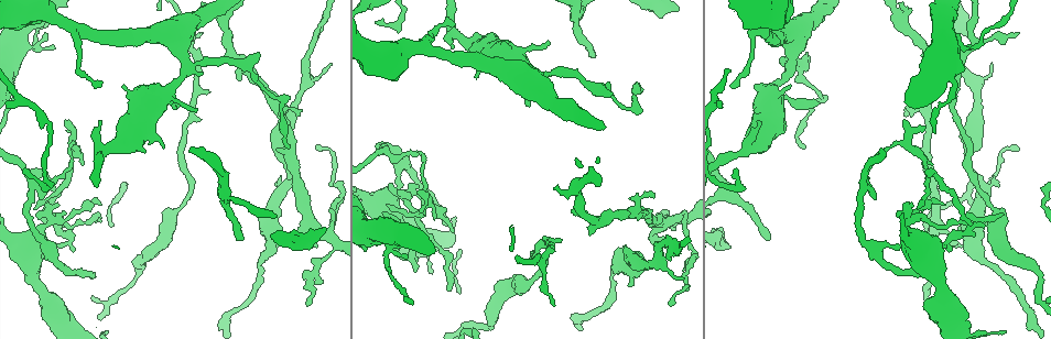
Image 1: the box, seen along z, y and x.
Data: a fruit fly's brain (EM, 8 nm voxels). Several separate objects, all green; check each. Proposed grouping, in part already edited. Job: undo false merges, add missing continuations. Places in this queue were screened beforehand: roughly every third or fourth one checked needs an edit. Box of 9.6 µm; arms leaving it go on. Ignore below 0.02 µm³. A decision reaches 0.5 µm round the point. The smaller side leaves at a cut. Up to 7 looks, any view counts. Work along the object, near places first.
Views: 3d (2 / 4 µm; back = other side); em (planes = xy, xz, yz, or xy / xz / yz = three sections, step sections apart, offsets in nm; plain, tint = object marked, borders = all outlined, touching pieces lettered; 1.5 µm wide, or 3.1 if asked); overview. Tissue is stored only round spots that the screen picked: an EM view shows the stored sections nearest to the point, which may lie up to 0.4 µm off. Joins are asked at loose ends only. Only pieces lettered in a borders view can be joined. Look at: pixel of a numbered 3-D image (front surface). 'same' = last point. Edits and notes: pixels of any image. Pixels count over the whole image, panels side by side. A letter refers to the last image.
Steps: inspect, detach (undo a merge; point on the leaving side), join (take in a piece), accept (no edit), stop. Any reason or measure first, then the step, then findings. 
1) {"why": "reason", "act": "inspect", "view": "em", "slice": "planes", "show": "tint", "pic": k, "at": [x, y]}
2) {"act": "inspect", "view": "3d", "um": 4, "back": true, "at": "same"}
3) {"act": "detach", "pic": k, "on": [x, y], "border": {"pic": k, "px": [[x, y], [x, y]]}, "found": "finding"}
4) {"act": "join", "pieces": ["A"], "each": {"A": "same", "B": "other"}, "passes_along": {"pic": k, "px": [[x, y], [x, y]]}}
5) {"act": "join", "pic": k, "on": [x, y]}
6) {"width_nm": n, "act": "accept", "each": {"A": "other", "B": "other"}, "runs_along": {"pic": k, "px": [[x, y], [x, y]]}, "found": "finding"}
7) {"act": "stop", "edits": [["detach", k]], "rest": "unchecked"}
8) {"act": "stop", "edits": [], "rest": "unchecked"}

{"why": "an open end", "act": "inspect", "view": "em", "slice": "xy", "step": 8, "show": "tint", "pic": 1, "at": [632, 280]}

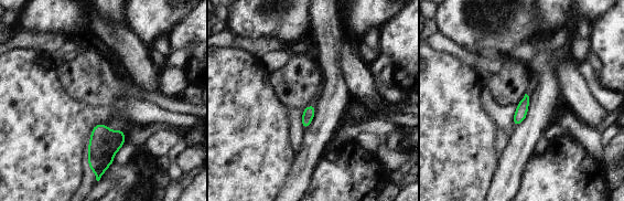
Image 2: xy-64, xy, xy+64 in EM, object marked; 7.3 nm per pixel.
{"why": "another direction", "act": "inspect", "view": "em", "slice": "planes", "show": "borders", "at": "same"}

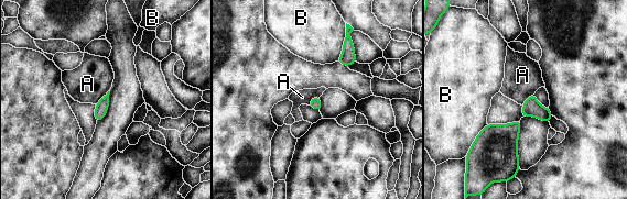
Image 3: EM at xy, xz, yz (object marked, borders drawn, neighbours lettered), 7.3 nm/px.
{"act": "accept", "each": {"A": "other", "B": "other"}, "border": {"pic": 3, "px": [[109, 90], [96, 106]]}, "found": "none of them fits"}

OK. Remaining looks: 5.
{"why": "an open end", "act": "inspect", "view": "em", "slice": "planes", "show": "borders", "pic": 1, "at": [905, 111]}

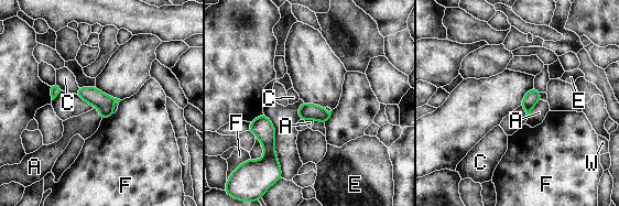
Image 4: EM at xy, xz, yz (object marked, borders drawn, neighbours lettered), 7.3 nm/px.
{"longest_contact_nm": ["A", 160], "act": "accept", "each": {"A": "other", "C": "other", "E": "other", "F": "other", "W": "other"}, "border": {"pic": 4, "px": [[540, 99], [528, 117]]}, "found": "no lettered piece goes on from it"}

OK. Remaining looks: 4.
{"why": "tapers out", "act": "inspect", "view": "em", "slice": "planes", "show": "borders", "pic": 1, "at": [926, 173]}

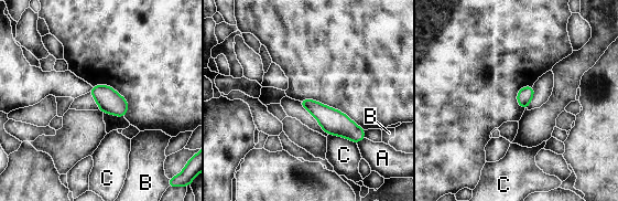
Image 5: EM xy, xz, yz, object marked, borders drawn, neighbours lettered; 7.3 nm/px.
{"act": "accept", "each": {"A": "other", "B": "other", "C": "other"}, "runs_along": {"pic": 5, "px": [[303, 102], [361, 136]]}, "found": "no lettered piece goes on from it"}

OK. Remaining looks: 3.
{"act": "stop", "edits": [], "rest": "unchecked"}

